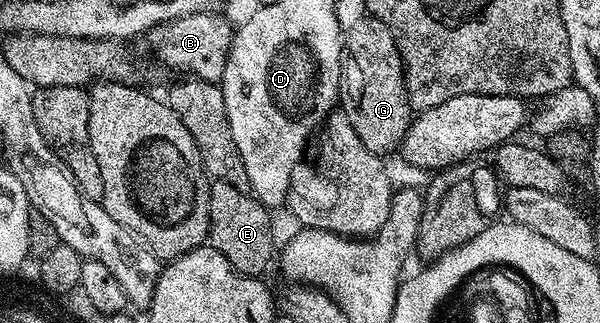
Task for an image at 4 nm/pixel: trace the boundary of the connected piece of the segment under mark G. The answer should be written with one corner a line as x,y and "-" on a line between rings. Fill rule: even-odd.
367,19
358,21
349,32
347,29
343,37
339,103
362,146
371,152
385,154
395,148
397,151
403,145
404,136
413,122
414,110
408,101
402,58
390,30
381,20

